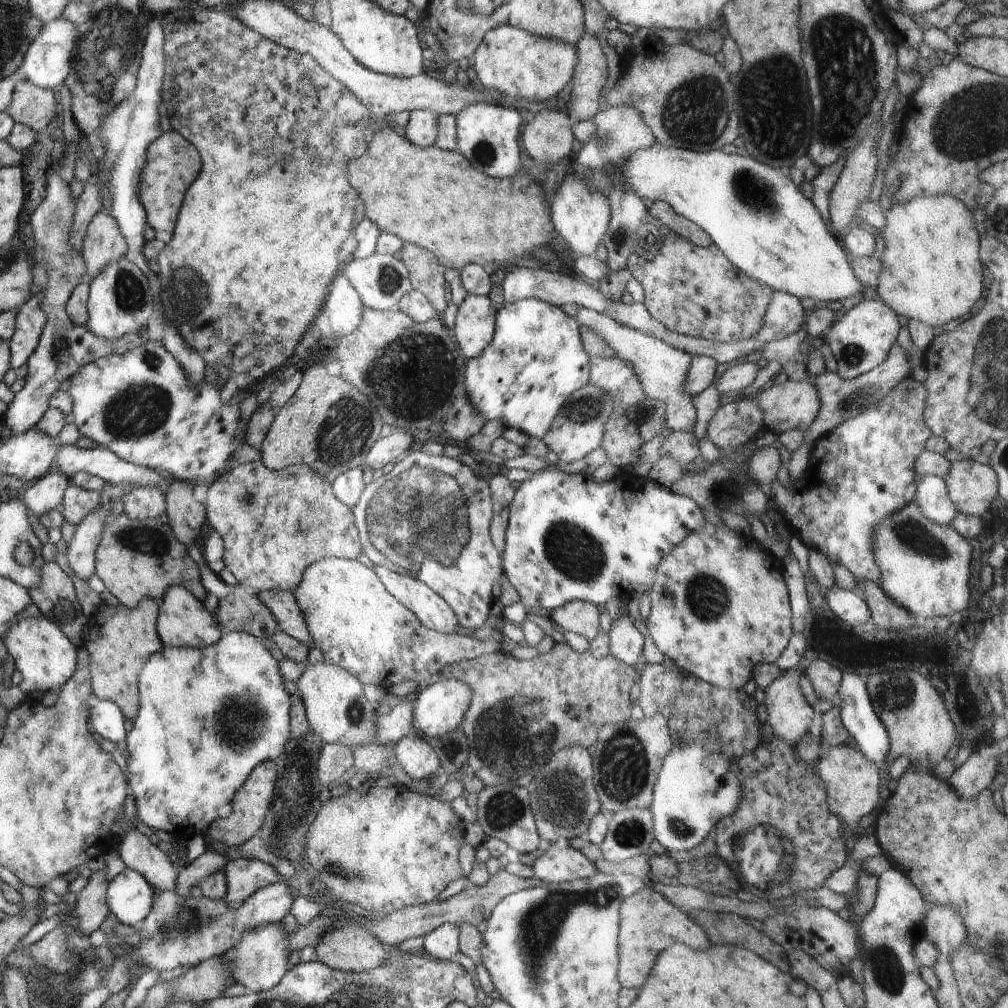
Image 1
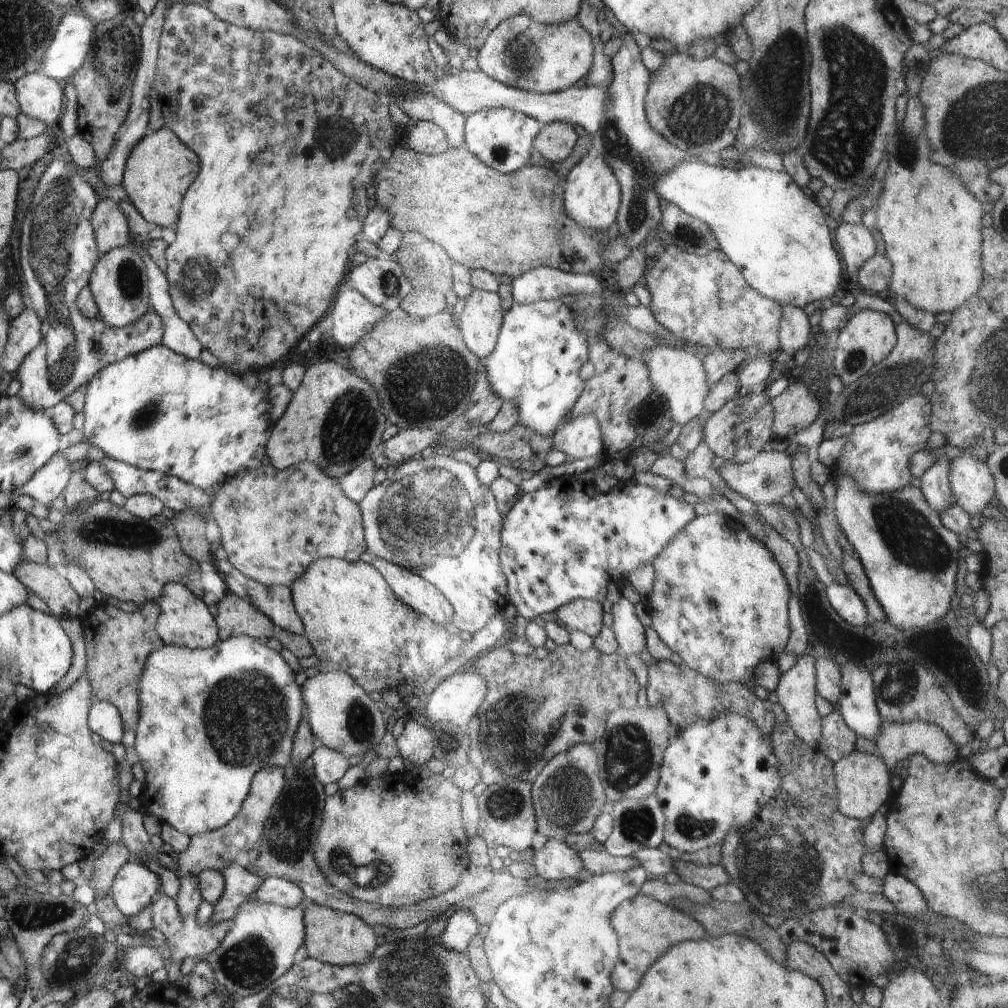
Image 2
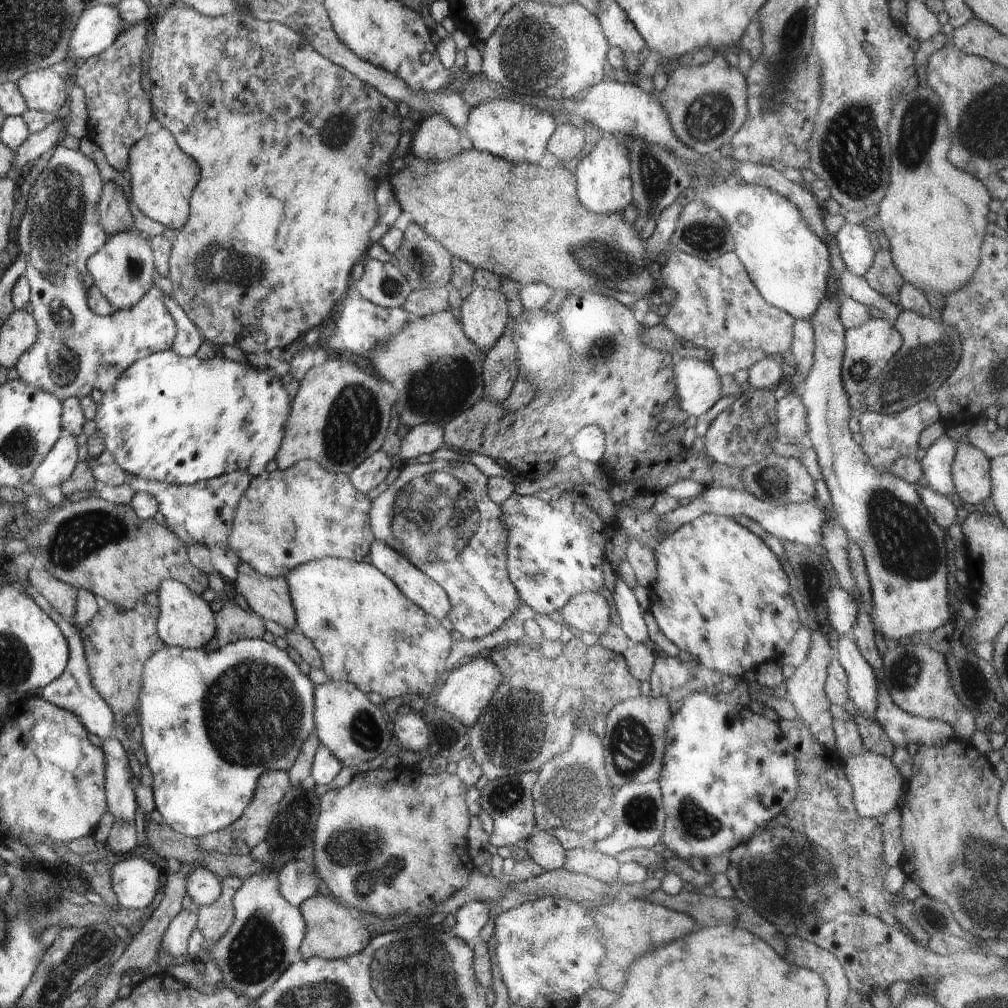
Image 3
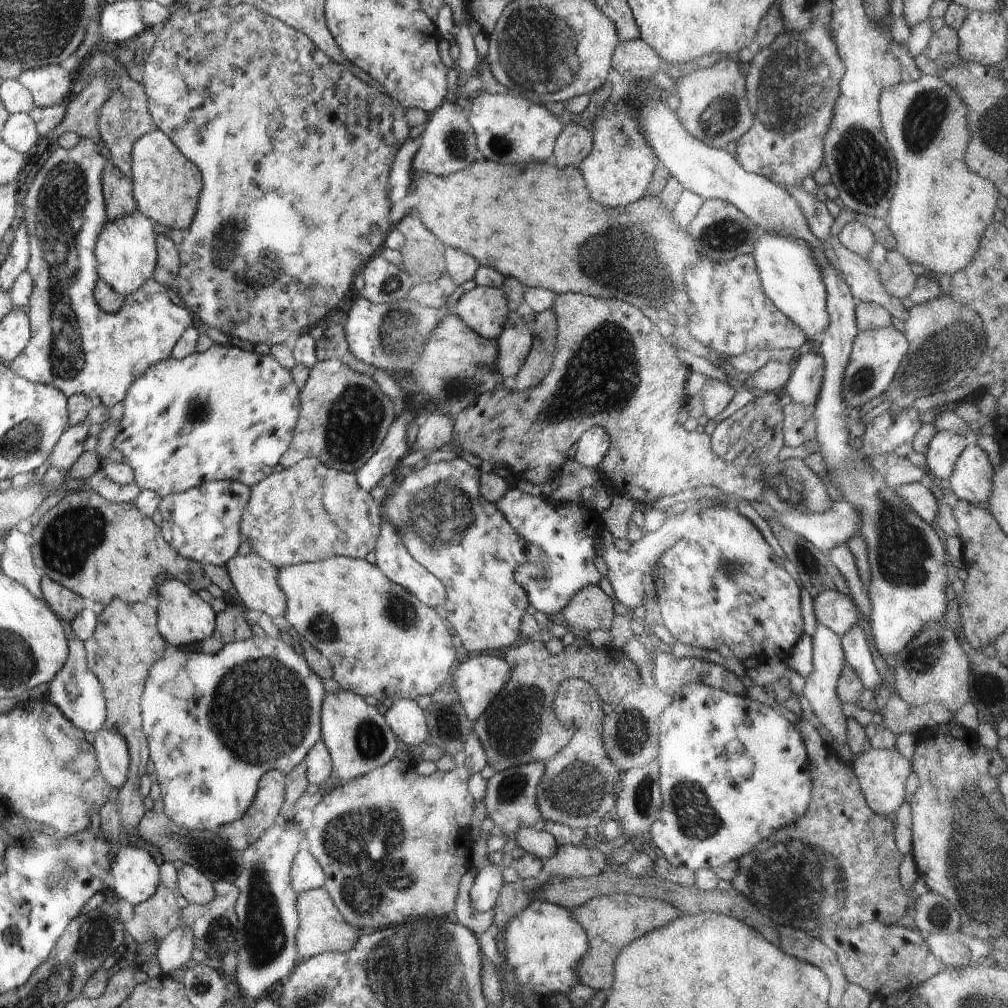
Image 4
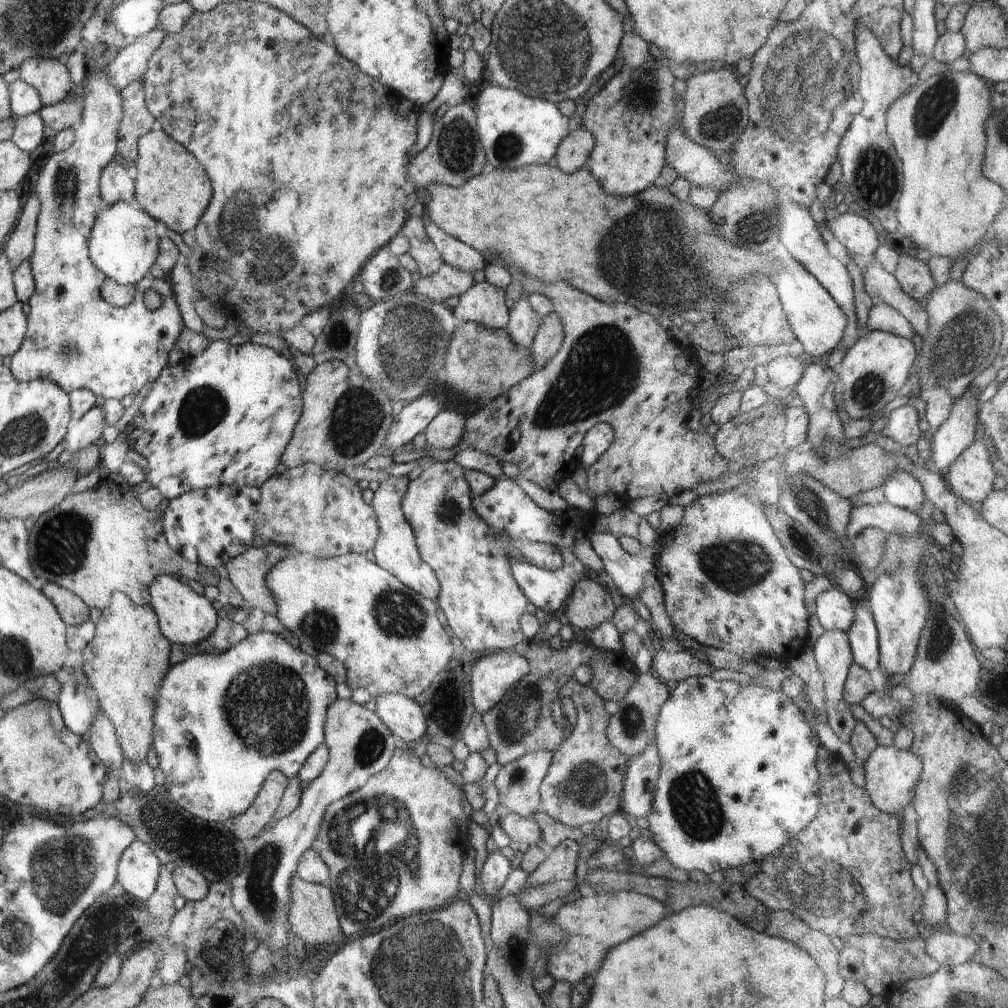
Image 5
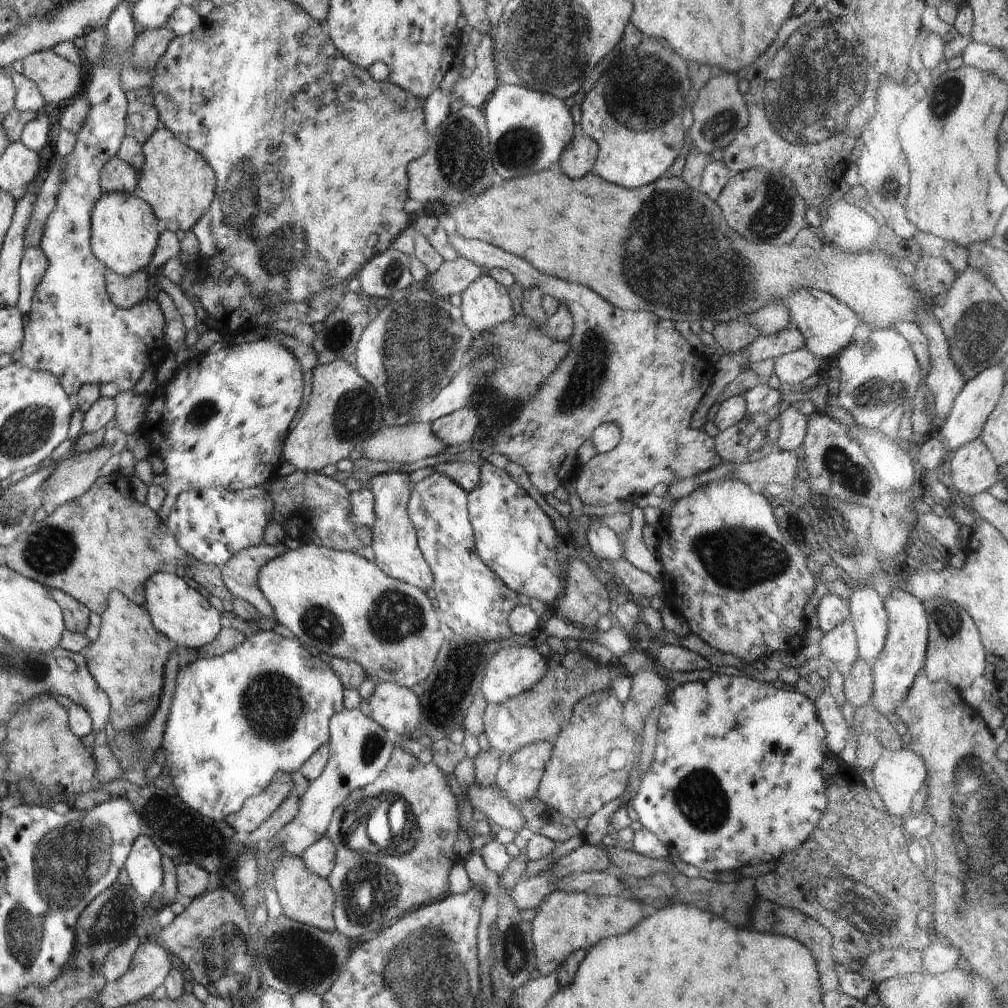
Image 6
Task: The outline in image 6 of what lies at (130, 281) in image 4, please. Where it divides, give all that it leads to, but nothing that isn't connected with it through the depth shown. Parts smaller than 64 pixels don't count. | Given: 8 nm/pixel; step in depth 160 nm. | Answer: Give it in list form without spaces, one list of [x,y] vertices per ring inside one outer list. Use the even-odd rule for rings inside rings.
[[[113,192],[104,193],[104,200],[99,200],[95,204],[96,216],[91,216],[91,251],[95,253],[98,260],[104,260],[106,269],[113,270],[119,275],[132,275],[136,271],[144,270],[150,260],[154,258],[154,248],[159,246],[158,238],[158,217],[155,215],[154,209],[142,200],[138,193],[129,192]]]

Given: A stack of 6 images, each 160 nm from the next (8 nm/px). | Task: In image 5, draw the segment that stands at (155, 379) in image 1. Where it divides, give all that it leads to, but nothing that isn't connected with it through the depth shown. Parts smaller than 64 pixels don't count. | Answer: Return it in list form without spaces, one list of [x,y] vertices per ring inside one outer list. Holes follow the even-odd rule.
[[[225,341],[210,342],[208,348],[203,350],[195,357],[184,356],[182,364],[172,366],[168,364],[163,368],[162,374],[156,379],[150,393],[144,398],[140,406],[140,412],[128,425],[127,442],[130,448],[142,454],[148,460],[148,469],[146,470],[147,478],[153,487],[159,489],[163,498],[172,500],[196,489],[215,487],[220,485],[231,486],[231,484],[242,487],[259,488],[266,483],[274,474],[274,468],[280,462],[280,456],[283,456],[287,450],[288,443],[295,432],[295,426],[302,412],[302,390],[300,382],[296,375],[296,366],[288,361],[282,353],[266,347],[264,345],[245,345],[234,346],[227,344]]]

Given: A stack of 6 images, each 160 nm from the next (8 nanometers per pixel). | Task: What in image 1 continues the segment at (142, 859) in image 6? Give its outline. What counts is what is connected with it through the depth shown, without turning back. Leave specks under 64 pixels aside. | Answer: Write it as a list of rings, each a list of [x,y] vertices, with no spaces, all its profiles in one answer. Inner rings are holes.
[[[126,867],[107,886],[109,912],[113,912],[120,922],[134,926],[152,910],[152,887],[150,882],[146,882],[143,873]]]

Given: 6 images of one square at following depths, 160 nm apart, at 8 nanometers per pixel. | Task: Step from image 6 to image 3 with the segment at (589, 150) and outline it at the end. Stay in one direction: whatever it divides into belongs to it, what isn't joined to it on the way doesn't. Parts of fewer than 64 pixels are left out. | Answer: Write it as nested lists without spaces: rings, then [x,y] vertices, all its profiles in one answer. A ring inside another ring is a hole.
[[[559,124],[548,139],[547,150],[559,163],[576,158],[586,144],[584,129],[571,124]]]

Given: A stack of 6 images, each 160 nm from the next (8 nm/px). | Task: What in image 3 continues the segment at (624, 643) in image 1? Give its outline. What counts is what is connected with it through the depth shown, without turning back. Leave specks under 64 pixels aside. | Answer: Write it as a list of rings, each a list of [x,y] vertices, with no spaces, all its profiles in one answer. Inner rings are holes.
[[[616,573],[613,590],[614,606],[619,614],[622,630],[630,643],[643,643],[649,637],[647,624],[643,617],[643,609],[638,605],[634,591],[630,589],[619,574]]]

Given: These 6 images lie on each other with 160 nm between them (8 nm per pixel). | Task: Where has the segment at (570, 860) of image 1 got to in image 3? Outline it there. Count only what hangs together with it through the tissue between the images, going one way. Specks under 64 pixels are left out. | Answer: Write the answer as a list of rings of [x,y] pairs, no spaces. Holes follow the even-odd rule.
[[[540,831],[523,844],[524,855],[532,858],[545,871],[562,869],[567,859],[567,850],[560,841],[546,831]]]

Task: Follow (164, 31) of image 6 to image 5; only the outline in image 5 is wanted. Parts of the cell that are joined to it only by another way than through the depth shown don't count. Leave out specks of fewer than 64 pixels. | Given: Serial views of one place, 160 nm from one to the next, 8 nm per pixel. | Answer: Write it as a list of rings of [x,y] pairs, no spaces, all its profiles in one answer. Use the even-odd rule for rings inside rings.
[[[158,26],[118,50],[115,58],[105,67],[105,73],[117,89],[122,90],[124,87],[141,83],[147,69],[147,62],[166,36],[166,32]]]

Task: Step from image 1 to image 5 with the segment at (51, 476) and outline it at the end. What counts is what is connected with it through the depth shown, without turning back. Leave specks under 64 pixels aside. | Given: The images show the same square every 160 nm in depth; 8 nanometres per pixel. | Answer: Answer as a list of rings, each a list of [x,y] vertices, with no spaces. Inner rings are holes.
[[[94,405],[80,420],[72,420],[67,438],[64,439],[65,450],[76,452],[94,443],[102,436],[102,430],[108,426],[106,413],[102,406]]]

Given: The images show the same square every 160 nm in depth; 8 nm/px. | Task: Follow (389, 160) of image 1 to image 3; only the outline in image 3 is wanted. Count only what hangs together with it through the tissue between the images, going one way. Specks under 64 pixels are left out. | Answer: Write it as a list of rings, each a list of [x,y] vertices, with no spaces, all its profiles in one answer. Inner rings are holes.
[[[476,149],[462,151],[460,154],[453,156],[451,159],[445,161],[424,161],[416,158],[414,164],[410,163],[401,168],[395,175],[390,175],[396,198],[402,210],[405,210],[412,216],[414,223],[419,224],[433,239],[438,240],[440,244],[444,244],[444,248],[452,254],[462,258],[464,262],[468,262],[474,268],[484,268],[490,270],[499,278],[510,278],[514,282],[519,282],[524,285],[532,283],[546,283],[554,290],[574,291],[575,289],[588,289],[596,292],[603,292],[605,288],[610,290],[620,290],[620,292],[631,292],[639,297],[651,297],[654,292],[660,292],[660,299],[671,306],[675,301],[675,294],[666,286],[659,287],[654,283],[651,273],[651,265],[647,257],[647,242],[640,237],[640,233],[634,230],[633,224],[627,222],[623,218],[623,212],[620,213],[596,213],[582,208],[578,196],[576,196],[576,178],[570,170],[564,168],[552,168],[552,170],[544,170],[542,166],[536,164],[512,164],[500,158],[494,158],[492,154],[482,152]]]

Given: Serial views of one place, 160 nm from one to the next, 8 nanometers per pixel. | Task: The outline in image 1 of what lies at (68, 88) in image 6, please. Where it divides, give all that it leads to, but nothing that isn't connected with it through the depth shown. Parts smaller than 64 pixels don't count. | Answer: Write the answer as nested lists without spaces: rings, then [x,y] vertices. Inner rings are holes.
[[[16,77],[16,83],[14,88],[14,98],[7,113],[12,117],[15,123],[28,125],[36,132],[42,133],[44,126],[50,124],[50,120],[56,116],[56,98],[50,89],[40,88],[28,79]]]

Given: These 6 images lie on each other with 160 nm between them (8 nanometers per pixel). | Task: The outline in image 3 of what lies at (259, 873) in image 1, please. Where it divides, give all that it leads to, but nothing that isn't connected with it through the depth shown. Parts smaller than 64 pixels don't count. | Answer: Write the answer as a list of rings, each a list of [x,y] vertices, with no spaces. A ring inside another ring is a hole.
[[[235,876],[222,878],[220,881],[220,896],[212,904],[201,906],[197,910],[197,928],[203,934],[205,940],[212,942],[213,945],[223,938],[235,920],[234,896],[242,884],[243,881]]]

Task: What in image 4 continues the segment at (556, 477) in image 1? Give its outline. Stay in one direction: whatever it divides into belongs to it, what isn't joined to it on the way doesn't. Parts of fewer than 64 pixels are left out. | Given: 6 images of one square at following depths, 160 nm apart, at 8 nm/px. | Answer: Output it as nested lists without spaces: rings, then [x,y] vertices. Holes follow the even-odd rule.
[[[512,483],[495,505],[520,538],[541,548],[545,554],[542,562],[524,563],[515,570],[515,581],[525,590],[529,604],[536,610],[549,617],[558,614],[581,588],[599,584],[601,574],[594,564],[597,554],[595,540],[604,524],[593,508],[582,501],[555,504],[543,495],[534,496],[520,491]]]

